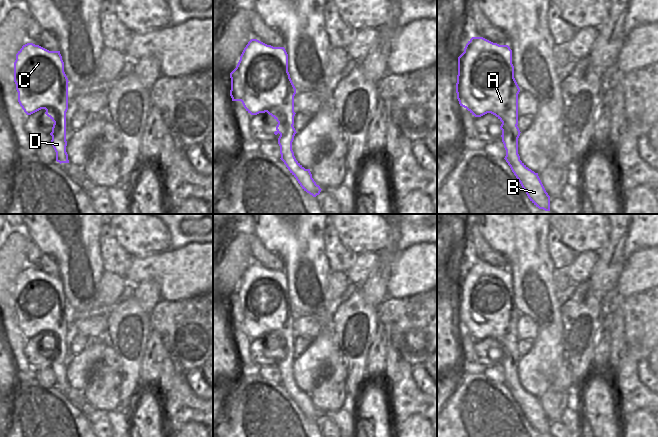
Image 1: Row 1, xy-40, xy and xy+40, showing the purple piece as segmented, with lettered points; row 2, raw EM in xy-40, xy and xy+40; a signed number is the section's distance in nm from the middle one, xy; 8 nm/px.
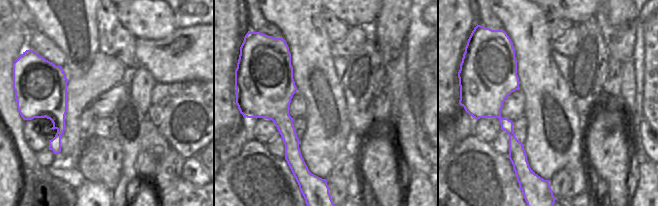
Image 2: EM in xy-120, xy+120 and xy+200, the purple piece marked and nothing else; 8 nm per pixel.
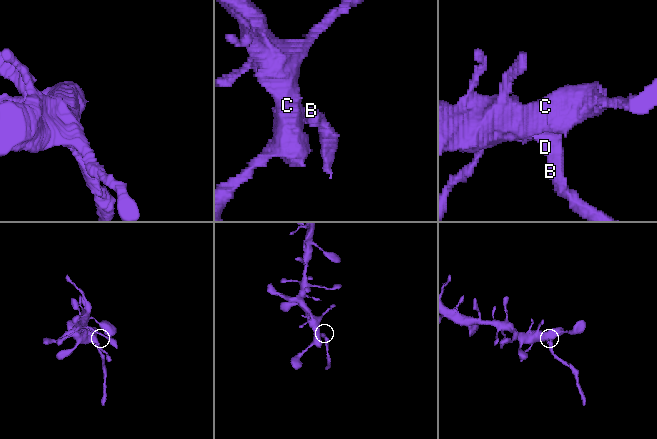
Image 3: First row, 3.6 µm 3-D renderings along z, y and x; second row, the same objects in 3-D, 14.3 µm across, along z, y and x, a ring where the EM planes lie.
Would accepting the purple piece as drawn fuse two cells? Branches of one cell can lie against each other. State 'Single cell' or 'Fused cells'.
Fused cells

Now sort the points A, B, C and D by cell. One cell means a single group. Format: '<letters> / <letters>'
A C / B D

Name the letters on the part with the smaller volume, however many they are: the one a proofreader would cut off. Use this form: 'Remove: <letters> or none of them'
Remove: B, D

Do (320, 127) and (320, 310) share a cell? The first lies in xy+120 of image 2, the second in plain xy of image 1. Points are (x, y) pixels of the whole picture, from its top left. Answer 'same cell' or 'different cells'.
same cell

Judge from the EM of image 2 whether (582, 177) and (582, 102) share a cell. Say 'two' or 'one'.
two

